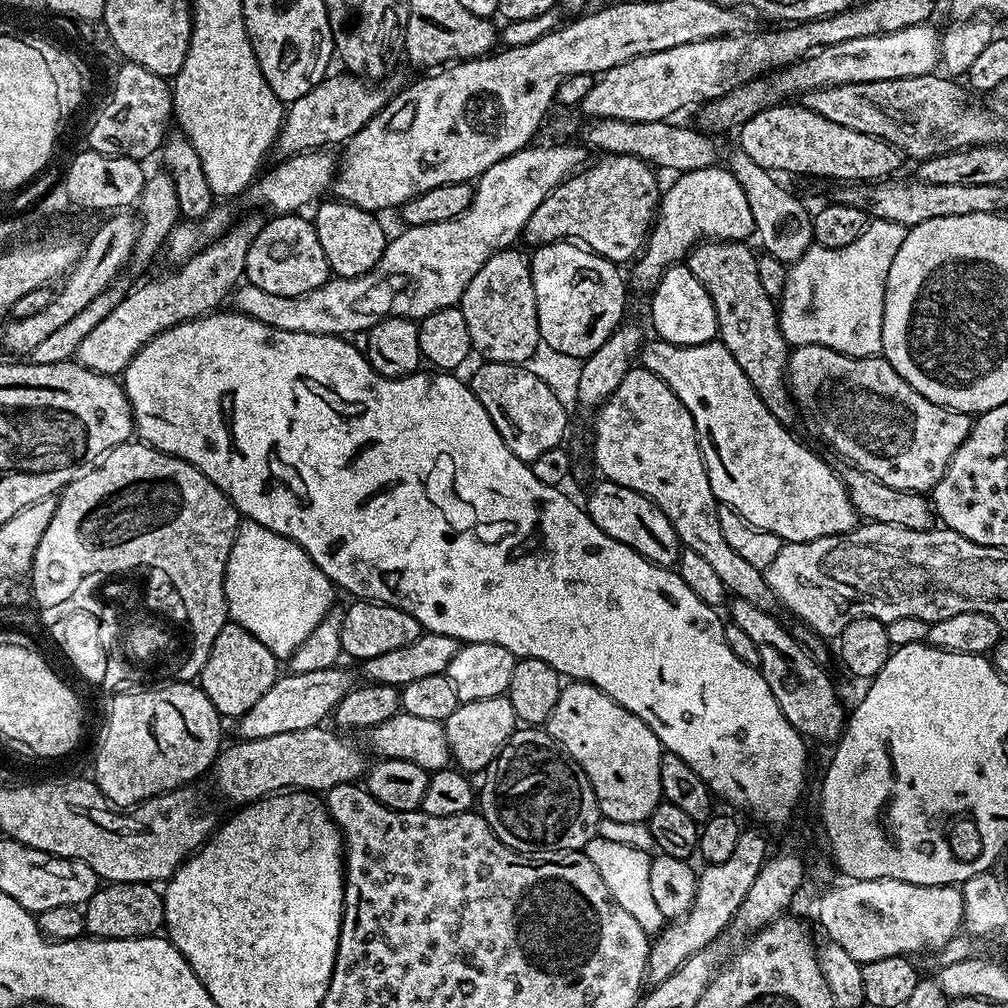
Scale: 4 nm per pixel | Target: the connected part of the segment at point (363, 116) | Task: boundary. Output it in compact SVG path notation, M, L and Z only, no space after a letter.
M329 74L324 77L314 90L302 94L302 98L291 101L287 105L284 114L284 125L280 127L280 134L276 137L275 151L281 157L296 156L300 152L311 152L313 150L324 150L328 144L347 145L348 140L370 118L374 118L390 99L390 92L383 88L383 83L369 82L367 79L343 74L335 76Z

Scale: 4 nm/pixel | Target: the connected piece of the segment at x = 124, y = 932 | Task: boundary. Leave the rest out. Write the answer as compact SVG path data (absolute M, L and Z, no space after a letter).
M109 883L89 898L84 908L84 931L102 940L137 940L139 936L157 935L163 929L164 918L163 895L151 883Z

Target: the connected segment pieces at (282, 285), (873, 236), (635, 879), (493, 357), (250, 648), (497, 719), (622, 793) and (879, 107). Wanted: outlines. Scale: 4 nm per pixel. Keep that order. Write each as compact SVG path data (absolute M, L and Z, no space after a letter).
M276 214L272 221L261 227L260 233L254 238L250 250L246 254L246 266L244 276L247 283L258 286L270 294L279 296L301 296L307 292L313 292L321 288L330 279L330 269L326 262L326 254L322 250L322 242L318 242L316 225L311 219L303 220L300 214Z
M872 220L868 227L850 246L824 248L813 243L791 265L788 281L784 284L784 301L778 304L780 332L789 345L821 344L846 356L874 356L881 351L882 318L884 317L884 287L894 262L894 254L904 241L904 229L898 222Z
M603 834L593 836L582 851L586 858L590 858L590 862L594 862L594 870L602 874L602 882L606 882L614 902L618 902L618 906L622 906L622 910L626 910L626 914L630 914L630 918L634 918L644 932L656 934L665 927L662 910L658 910L654 893L650 890L652 856L649 853L644 853L632 844L623 844L620 840L607 840Z
M501 250L489 258L480 272L472 279L468 289L459 303L468 323L468 329L472 335L472 343L475 351L481 352L484 358L492 362L502 364L519 364L528 362L535 350L536 344L541 343L540 328L536 324L536 295L532 285L532 269L527 255L516 252L517 250Z
M231 622L225 623L216 635L216 640L212 643L212 651L208 654L208 660L199 669L199 687L204 689L204 693L210 698L210 702L216 707L221 717L239 718L270 686L274 686L278 675L278 657L254 634L247 632L239 624Z
M507 695L465 704L457 703L454 714L450 714L450 718L446 718L442 723L451 759L455 767L465 774L483 773L518 727L514 706Z
M587 682L565 683L558 702L554 702L554 710L548 715L546 730L590 778L605 821L636 824L640 820L641 823L662 803L659 738L646 722L614 703L600 688Z
M944 74L894 78L882 82L831 84L829 88L816 88L812 92L803 93L802 103L805 108L822 114L822 118L830 118L830 122L838 122L838 126L846 126L850 130L858 130L862 134L870 134L877 136L879 140L885 140L905 157L913 156L913 161L916 162L934 158L938 154L953 152L959 148L973 148L976 144L1001 143L1005 139L1005 121L993 115L987 107L984 109L976 104L968 104L963 90L956 84L959 83L955 79Z

